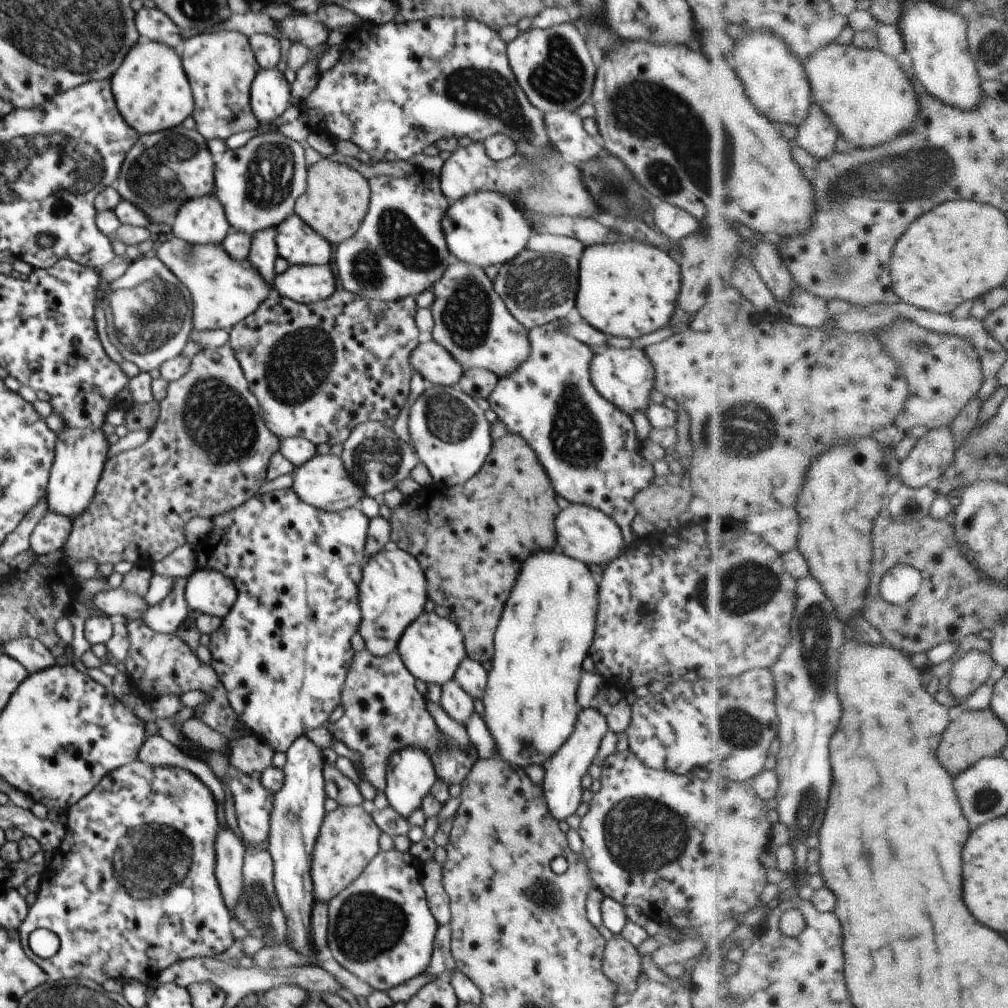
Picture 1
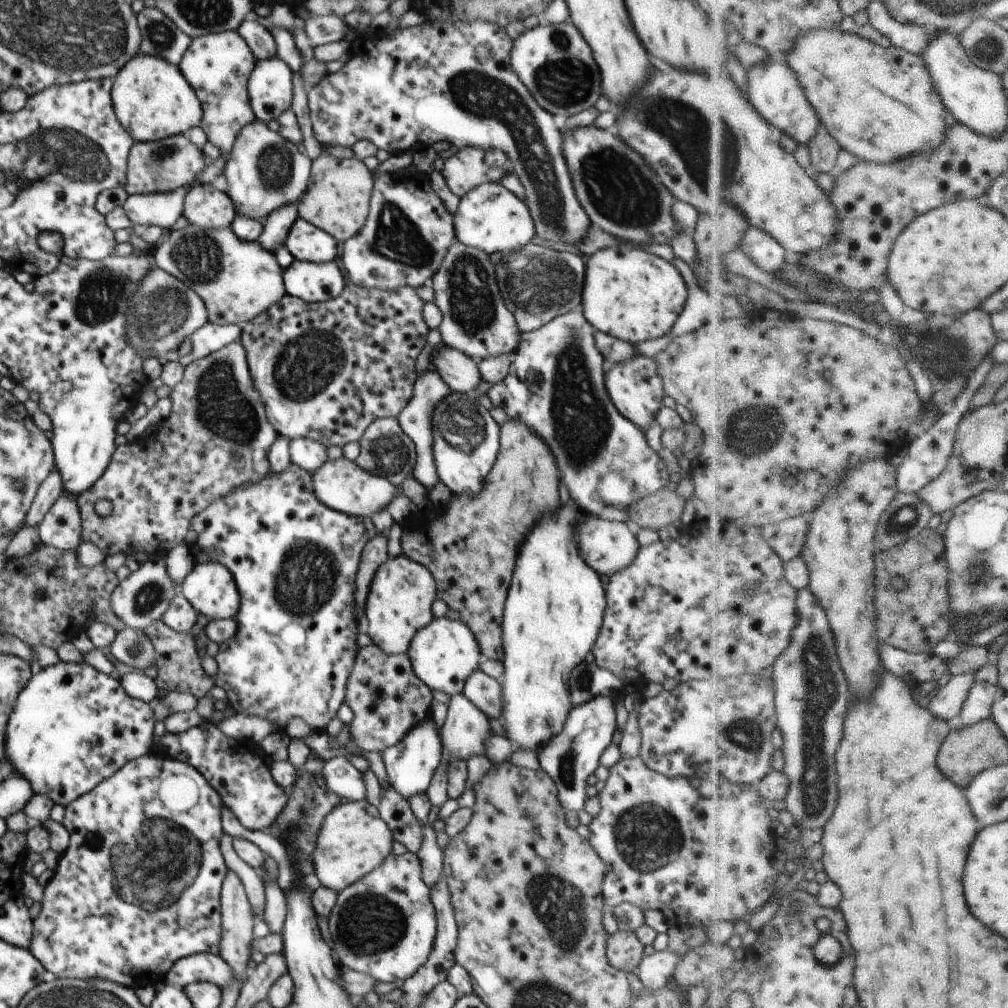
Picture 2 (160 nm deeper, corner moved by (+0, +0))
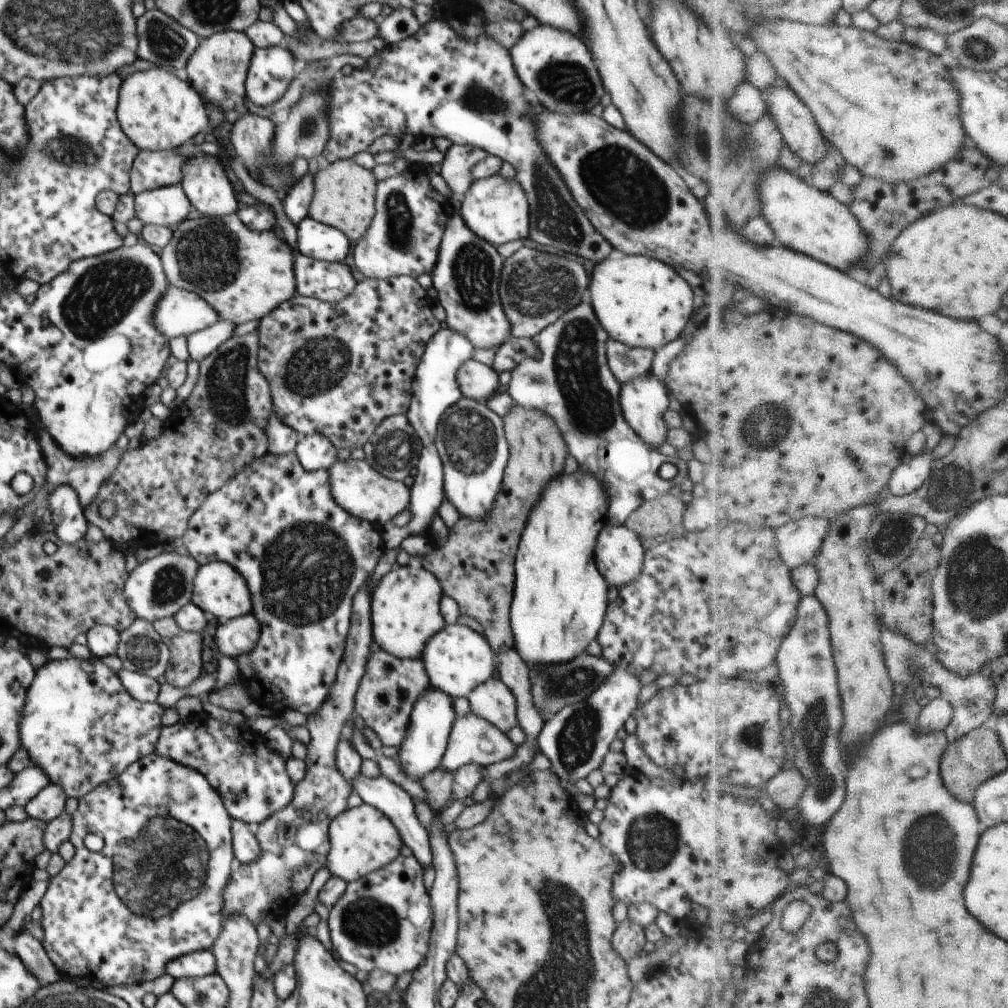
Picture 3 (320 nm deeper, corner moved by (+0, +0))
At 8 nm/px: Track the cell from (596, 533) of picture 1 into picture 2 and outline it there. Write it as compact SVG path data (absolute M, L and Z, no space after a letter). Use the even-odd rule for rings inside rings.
M583 514L575 523L575 539L584 562L599 575L612 576L630 566L639 551L635 530L624 521L609 521L596 515Z

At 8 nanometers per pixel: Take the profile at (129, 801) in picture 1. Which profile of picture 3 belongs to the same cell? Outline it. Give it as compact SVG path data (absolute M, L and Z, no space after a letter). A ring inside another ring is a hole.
M149 754L140 761L134 762L119 774L114 780L97 786L86 796L79 799L78 809L73 813L73 829L69 841L75 846L75 857L66 863L55 877L50 877L47 890L39 905L42 910L41 925L44 930L42 942L50 960L55 964L58 973L63 978L74 979L87 977L101 983L104 987L140 984L146 980L154 980L165 974L165 966L170 960L199 950L210 950L223 929L225 918L222 914L223 888L232 872L233 838L231 833L232 818L228 814L219 792L197 770L181 763ZM88 834L97 834L107 844L105 849L90 851L84 845L84 838Z

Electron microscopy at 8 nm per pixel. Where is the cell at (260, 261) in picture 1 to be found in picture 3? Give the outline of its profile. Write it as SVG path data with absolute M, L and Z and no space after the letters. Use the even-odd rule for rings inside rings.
M306 173L302 175L299 181L290 189L286 198L284 198L285 213L295 225L308 217L309 206L314 193L314 175Z

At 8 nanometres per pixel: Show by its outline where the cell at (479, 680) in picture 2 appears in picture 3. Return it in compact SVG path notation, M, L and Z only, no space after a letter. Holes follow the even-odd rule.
M490 680L478 685L467 696L471 712L490 721L496 728L507 733L518 726L517 704L512 691L500 680Z

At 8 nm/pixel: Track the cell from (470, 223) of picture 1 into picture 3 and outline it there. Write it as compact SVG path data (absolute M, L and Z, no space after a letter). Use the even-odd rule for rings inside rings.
M499 172L488 178L475 180L461 197L461 214L468 228L482 240L499 247L501 244L517 241L529 236L529 202L522 185L513 178L504 178Z

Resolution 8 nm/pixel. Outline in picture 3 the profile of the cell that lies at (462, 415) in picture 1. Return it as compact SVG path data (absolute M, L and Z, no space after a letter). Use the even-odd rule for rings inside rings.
M463 396L444 411L437 428L435 445L444 466L443 489L446 500L456 508L460 517L466 517L471 521L482 521L488 517L501 489L509 459L509 444L503 429L503 418L488 408L486 402L478 402Z

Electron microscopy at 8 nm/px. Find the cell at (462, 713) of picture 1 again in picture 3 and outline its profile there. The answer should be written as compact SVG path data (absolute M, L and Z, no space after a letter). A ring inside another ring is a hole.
M469 713L464 717L456 717L453 722L446 752L440 762L443 769L454 773L462 765L470 763L487 767L492 763L505 761L512 758L517 746L508 739L507 734L496 728L490 721L477 717L474 713Z

